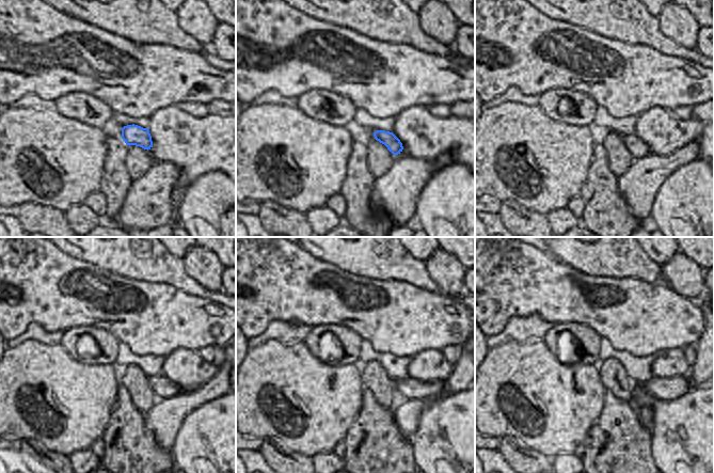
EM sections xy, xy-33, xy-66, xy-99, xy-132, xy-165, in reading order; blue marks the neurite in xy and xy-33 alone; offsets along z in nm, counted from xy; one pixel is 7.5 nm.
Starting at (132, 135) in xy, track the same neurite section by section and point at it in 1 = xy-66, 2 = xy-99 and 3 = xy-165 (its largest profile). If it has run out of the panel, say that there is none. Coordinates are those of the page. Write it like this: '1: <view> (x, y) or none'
1: xy-66 (637, 146)
2: xy-99 (163, 388)
3: xy-165 (666, 389)

